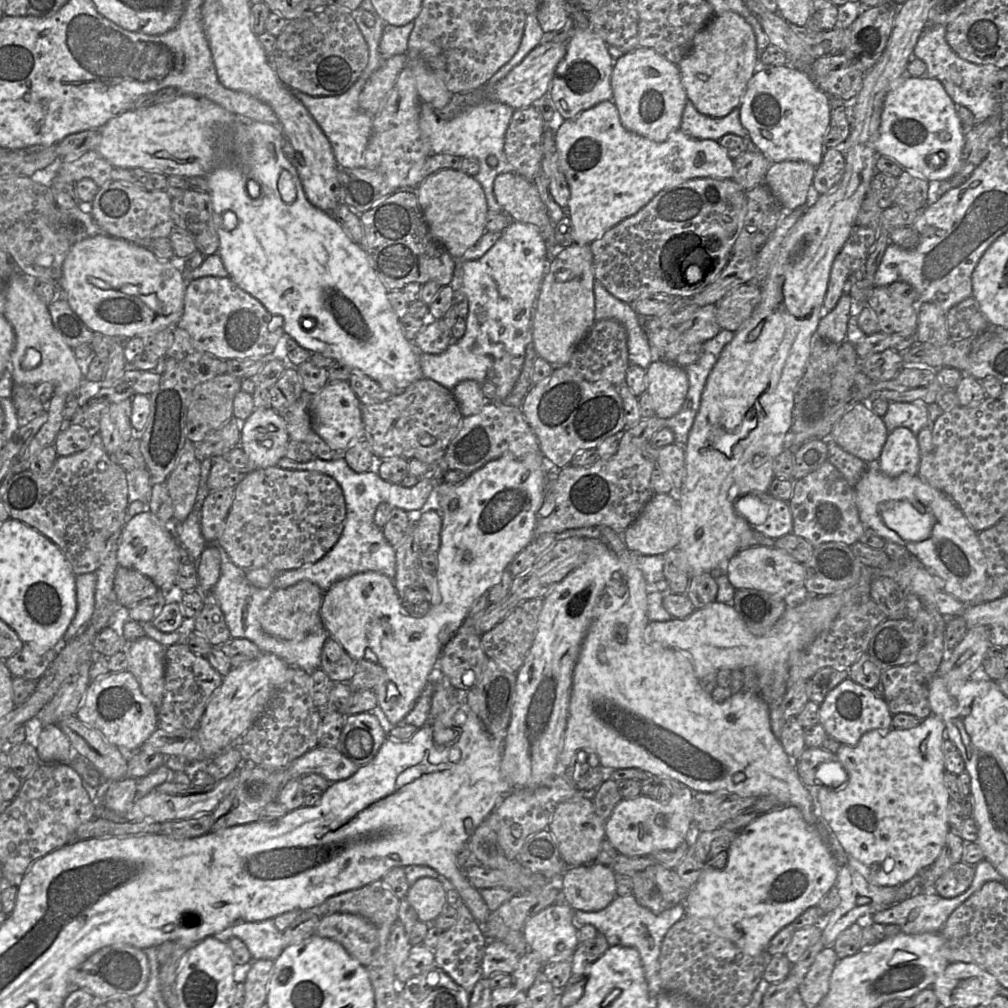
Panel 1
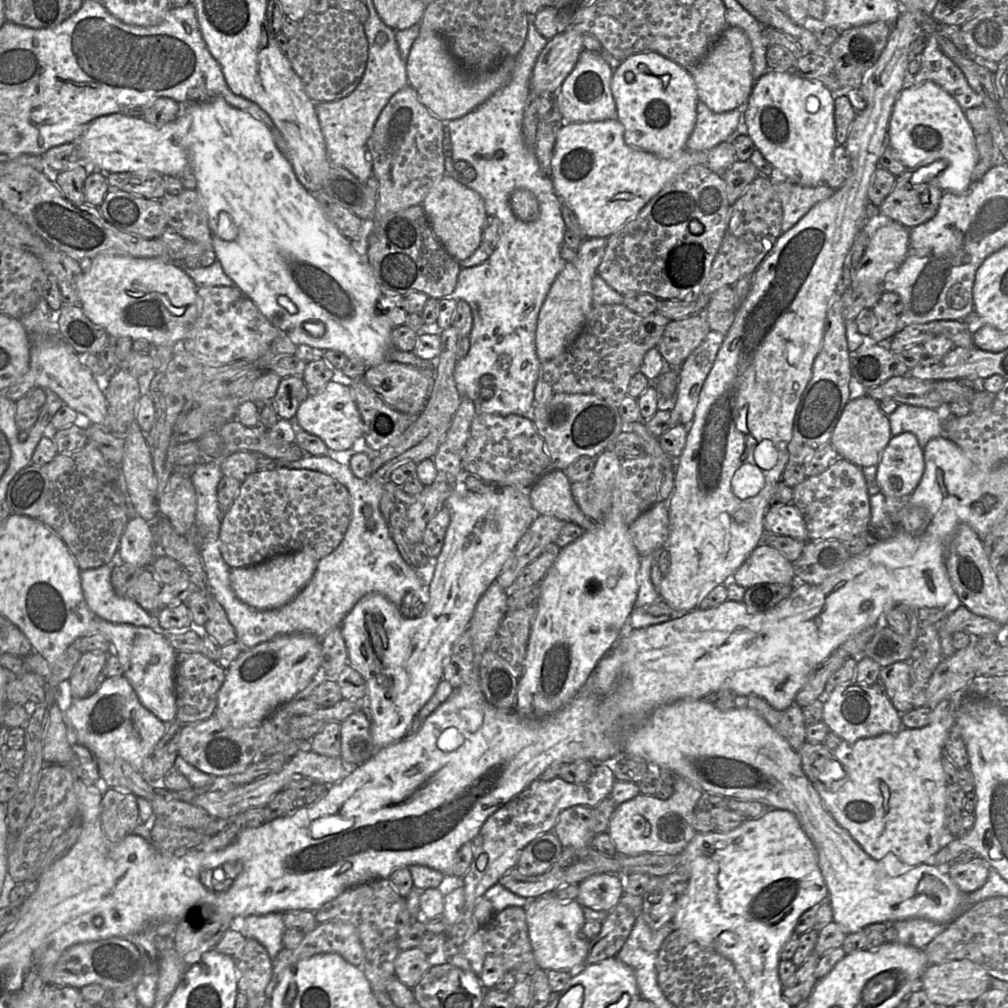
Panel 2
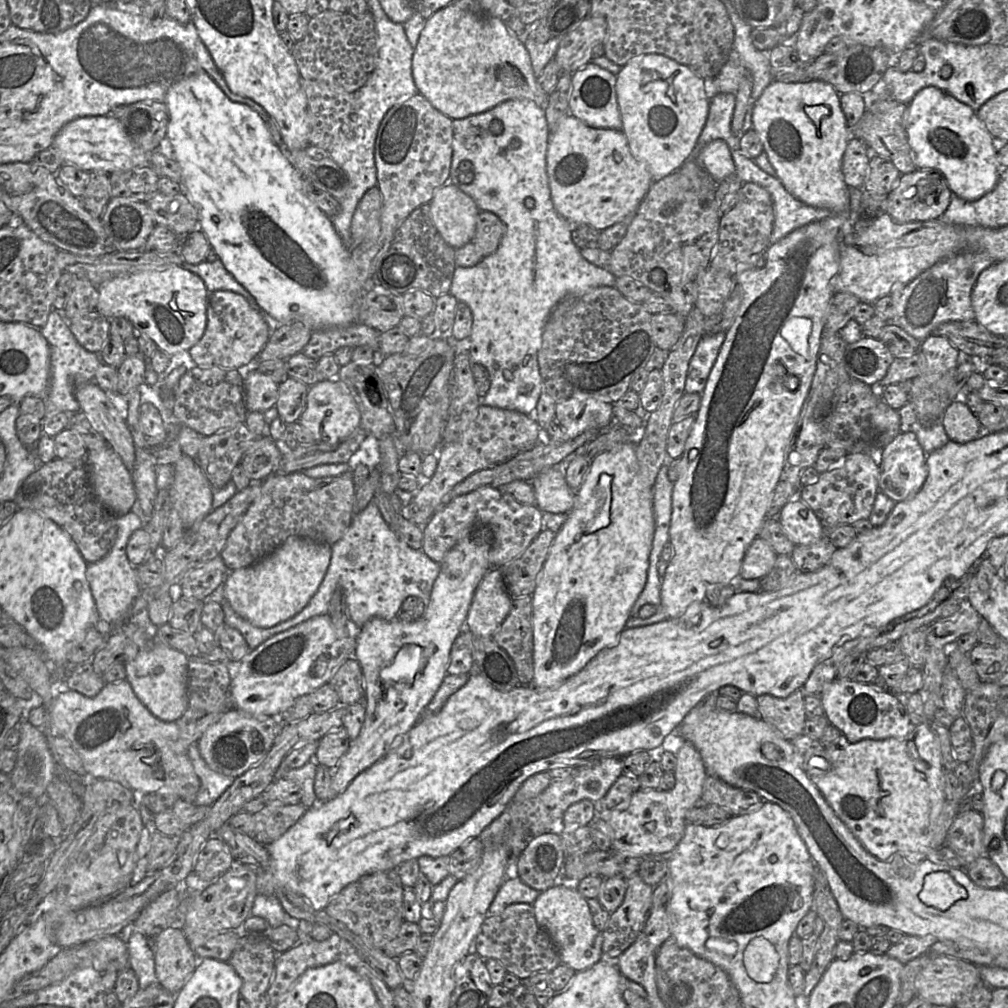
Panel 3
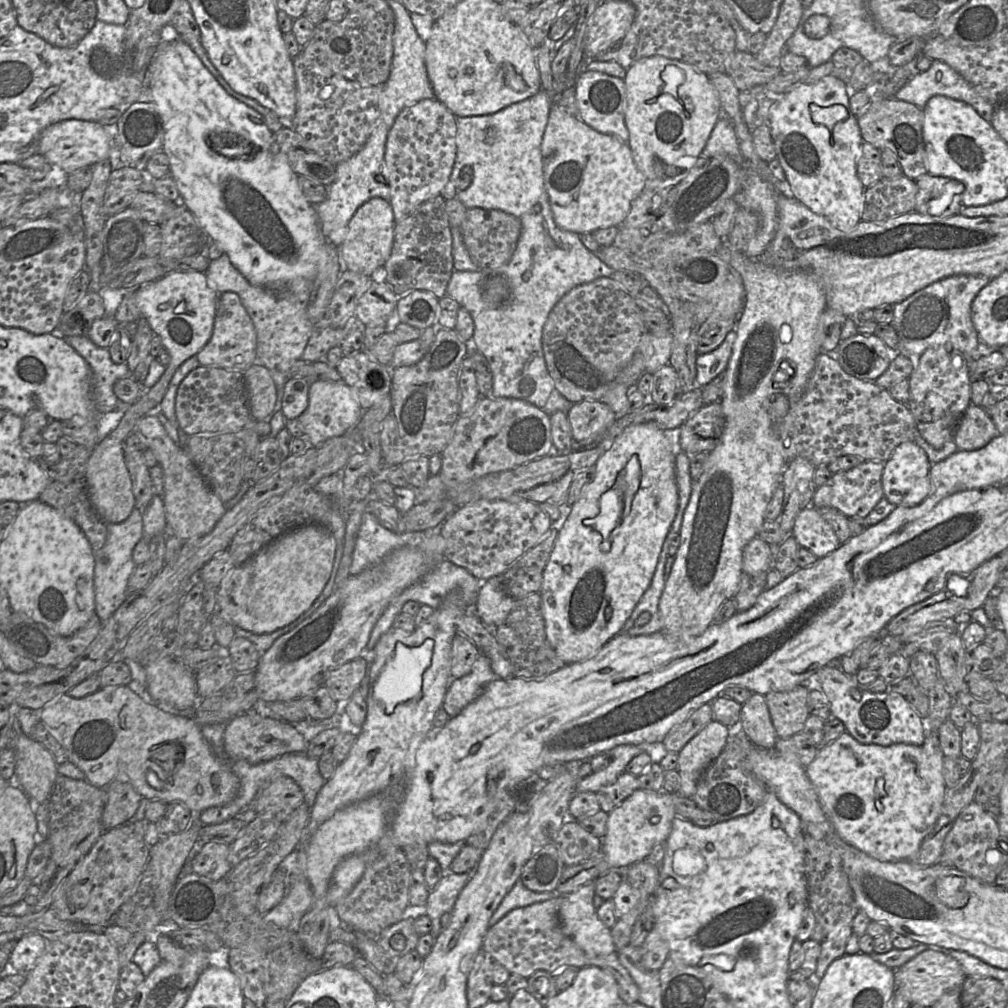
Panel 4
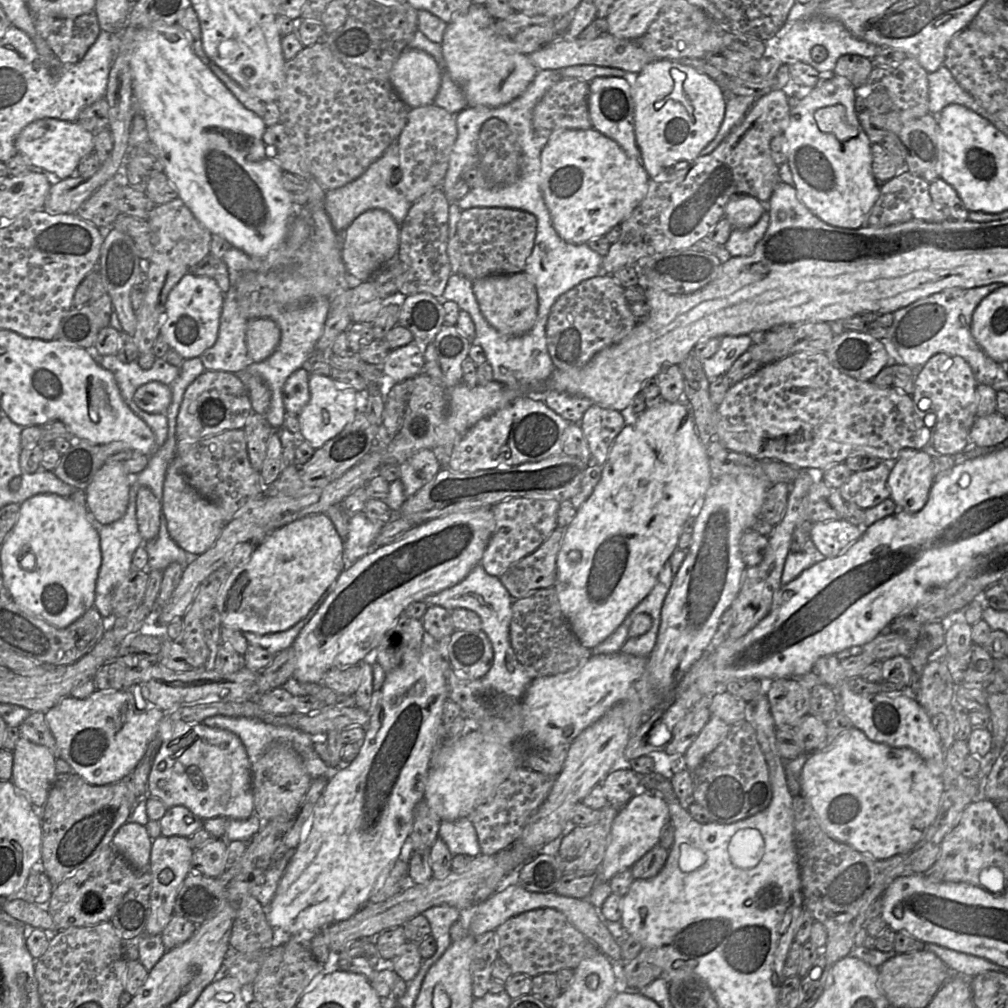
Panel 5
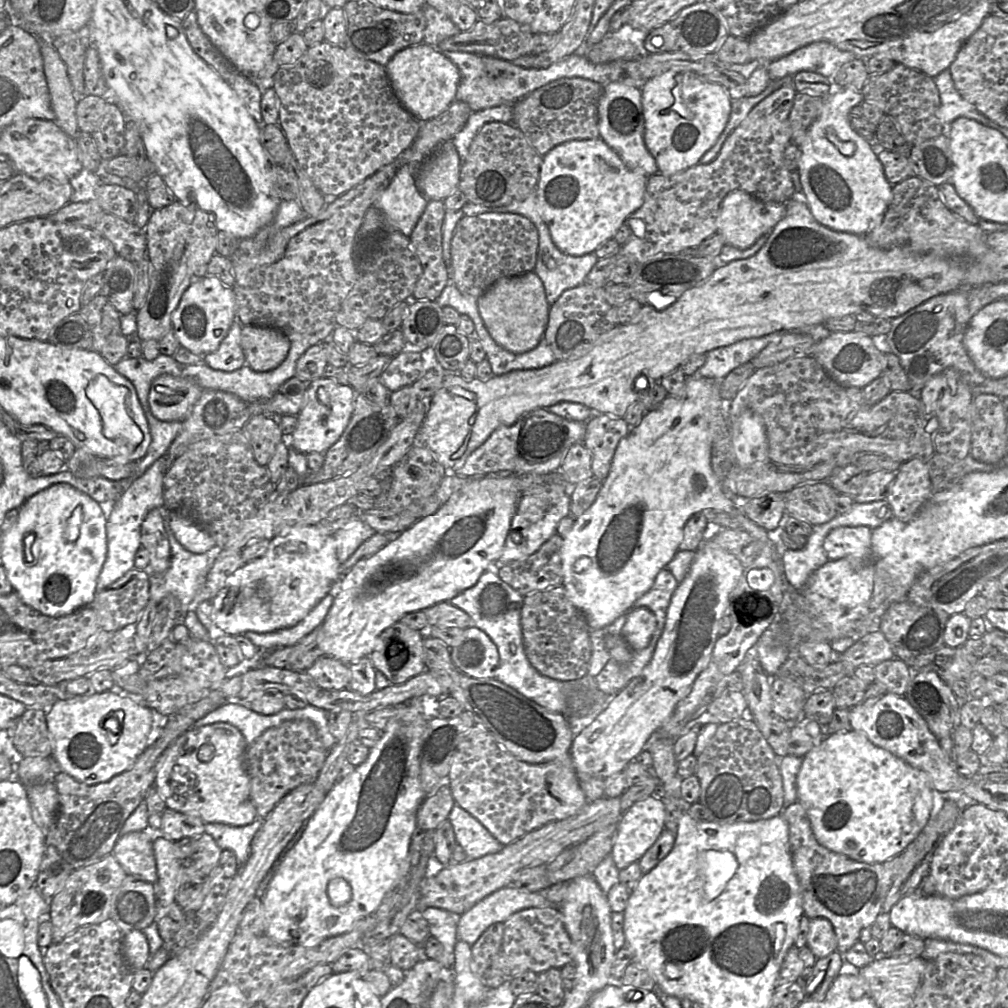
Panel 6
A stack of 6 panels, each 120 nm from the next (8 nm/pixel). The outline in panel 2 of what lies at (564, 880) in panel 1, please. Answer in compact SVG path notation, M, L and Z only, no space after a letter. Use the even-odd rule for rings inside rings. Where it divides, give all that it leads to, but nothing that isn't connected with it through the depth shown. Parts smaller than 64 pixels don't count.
M595 874L578 884L577 901L582 907L610 912L624 894L625 878L619 874Z

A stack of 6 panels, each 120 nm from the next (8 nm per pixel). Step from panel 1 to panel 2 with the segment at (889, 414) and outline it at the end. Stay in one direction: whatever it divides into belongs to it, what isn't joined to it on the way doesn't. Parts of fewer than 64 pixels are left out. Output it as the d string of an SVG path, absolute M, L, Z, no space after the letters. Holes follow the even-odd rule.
M900 403L888 417L893 436L911 432L923 449L931 439L944 436L942 415L937 409Z

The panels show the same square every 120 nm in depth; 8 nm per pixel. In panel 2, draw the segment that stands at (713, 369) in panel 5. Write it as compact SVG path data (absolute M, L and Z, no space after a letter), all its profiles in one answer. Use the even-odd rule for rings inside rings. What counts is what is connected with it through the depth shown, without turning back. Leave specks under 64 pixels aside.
M710 330L703 342L690 353L690 355L680 366L679 383L674 399L674 410L679 414L679 424L689 426L692 423L703 384L714 364L724 338L725 335L721 332Z

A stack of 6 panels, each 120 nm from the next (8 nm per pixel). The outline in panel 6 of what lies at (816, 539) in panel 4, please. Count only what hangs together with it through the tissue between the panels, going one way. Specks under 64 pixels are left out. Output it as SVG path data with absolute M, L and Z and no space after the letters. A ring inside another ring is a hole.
M842 526L831 530L823 543L828 559L846 559L853 566L864 566L870 559L871 531L866 526Z

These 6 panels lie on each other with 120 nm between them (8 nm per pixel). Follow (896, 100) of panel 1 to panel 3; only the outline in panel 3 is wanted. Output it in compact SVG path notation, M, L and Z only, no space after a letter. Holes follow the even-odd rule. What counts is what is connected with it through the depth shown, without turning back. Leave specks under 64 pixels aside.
M934 86L918 91L907 105L906 130L917 169L940 172L954 195L975 201L996 186L1004 168L997 162L994 137L972 108L952 95Z

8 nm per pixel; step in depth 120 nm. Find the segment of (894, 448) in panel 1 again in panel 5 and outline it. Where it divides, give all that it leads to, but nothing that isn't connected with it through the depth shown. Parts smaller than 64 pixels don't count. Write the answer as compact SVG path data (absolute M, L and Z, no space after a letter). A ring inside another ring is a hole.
M904 449L890 464L889 498L899 510L916 513L926 504L934 483L931 454L927 450Z

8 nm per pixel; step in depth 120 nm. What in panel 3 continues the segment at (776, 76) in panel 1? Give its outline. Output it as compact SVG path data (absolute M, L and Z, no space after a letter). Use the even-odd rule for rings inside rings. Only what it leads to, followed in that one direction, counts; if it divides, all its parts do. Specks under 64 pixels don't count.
M772 81L755 101L752 128L758 133L764 152L777 178L797 199L815 208L827 209L842 218L841 236L854 235L849 215L849 186L844 181L842 160L851 138L841 108L840 93L829 83Z

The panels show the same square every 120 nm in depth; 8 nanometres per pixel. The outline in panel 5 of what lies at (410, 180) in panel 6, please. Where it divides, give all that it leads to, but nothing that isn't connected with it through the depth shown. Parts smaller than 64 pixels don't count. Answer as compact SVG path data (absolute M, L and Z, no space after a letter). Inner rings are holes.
M397 140L395 142L393 142L386 150L385 152L383 153L383 155L378 158L376 161L374 161L368 168L367 170L361 175L359 176L357 179L347 183L346 185L342 186L342 187L339 187L339 188L336 188L336 189L333 189L333 190L326 190L326 194L325 194L325 210L330 218L330 221L331 221L331 224L333 226L333 228L335 229L336 232L338 233L342 233L344 232L344 230L360 215L362 214L363 212L367 211L367 210L370 210L370 209L382 209L386 212L388 212L393 218L394 220L398 223L398 225L400 226L402 224L402 222L404 221L405 217L407 216L407 213L409 211L409 209L411 208L411 205L412 203L410 203L406 198L405 196L400 192L400 191L397 191L396 188L394 188L393 186L391 186L391 175L392 175L392 171L393 169L396 169L396 174L397 172L400 173L400 176L402 177L401 175L401 171L400 171L400 167L399 167L399 156L398 156L398 143L397 143Z

